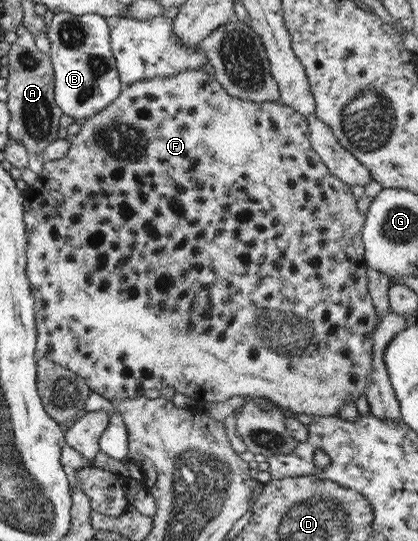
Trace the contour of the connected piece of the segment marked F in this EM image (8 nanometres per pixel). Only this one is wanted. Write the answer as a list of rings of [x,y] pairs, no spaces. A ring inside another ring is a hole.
[[[200,68],[197,70],[184,70],[177,74],[165,78],[144,79],[126,86],[120,90],[118,97],[109,103],[102,111],[96,113],[92,117],[85,120],[84,124],[80,125],[80,130],[71,136],[69,148],[66,155],[56,160],[44,160],[42,170],[38,174],[36,181],[30,190],[23,191],[23,222],[25,227],[25,236],[27,237],[25,256],[26,256],[26,277],[30,286],[30,293],[34,300],[34,321],[36,326],[36,343],[35,353],[37,357],[48,358],[51,362],[64,366],[72,371],[78,377],[82,377],[90,392],[94,392],[100,397],[115,403],[120,400],[130,400],[143,396],[148,389],[160,390],[164,387],[171,387],[174,392],[178,392],[192,401],[198,402],[222,402],[235,396],[244,396],[249,399],[267,399],[270,400],[275,407],[278,407],[289,414],[306,414],[307,416],[338,416],[340,408],[344,402],[354,402],[358,396],[366,392],[367,371],[371,371],[371,349],[373,349],[373,341],[371,335],[377,324],[377,315],[372,306],[370,296],[368,295],[368,277],[366,276],[367,265],[365,264],[363,253],[364,246],[361,242],[361,229],[364,223],[364,214],[356,209],[356,203],[352,198],[350,186],[347,186],[341,179],[332,175],[328,168],[322,163],[318,154],[311,148],[309,142],[309,129],[307,119],[294,111],[291,107],[278,102],[262,102],[254,103],[243,99],[235,98],[228,95],[224,88],[212,78],[212,74],[206,73]],[[246,305],[250,307],[250,315],[246,315],[248,319],[210,319],[210,317],[244,317],[244,313],[248,313]],[[270,313],[274,317],[282,315],[282,317],[290,317],[290,325],[294,329],[304,329],[304,333],[300,335],[290,335],[290,339],[294,337],[298,343],[302,345],[290,345],[290,353],[292,349],[298,351],[294,353],[296,357],[308,357],[308,355],[316,355],[316,365],[308,365],[308,367],[288,367],[292,369],[294,375],[282,377],[284,373],[284,365],[266,365],[266,367],[242,367],[246,365],[246,357],[244,351],[250,351],[252,355],[248,355],[248,363],[256,361],[256,353],[268,353],[268,363],[282,363],[284,359],[290,359],[292,355],[280,355],[276,351],[268,351],[268,343],[264,341],[262,335],[258,335],[260,327],[264,325],[264,321],[270,319]]]

